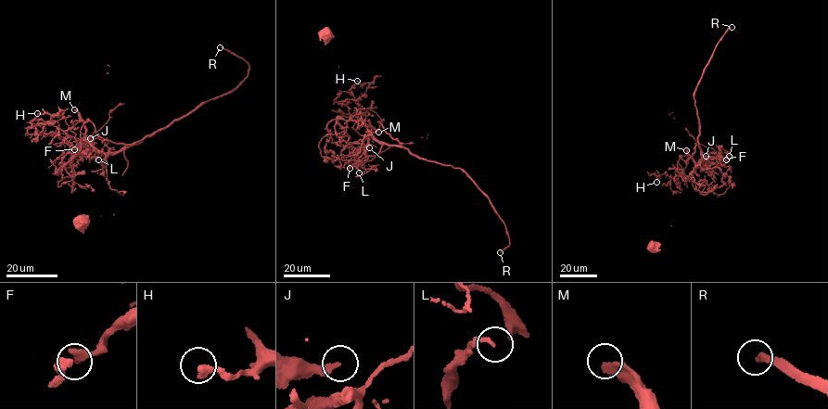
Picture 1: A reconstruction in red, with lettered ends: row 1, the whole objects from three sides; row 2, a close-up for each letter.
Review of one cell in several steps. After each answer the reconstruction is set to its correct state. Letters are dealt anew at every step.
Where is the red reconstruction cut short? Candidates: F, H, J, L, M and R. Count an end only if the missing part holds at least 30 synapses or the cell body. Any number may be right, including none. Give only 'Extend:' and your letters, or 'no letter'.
Extend: M, R

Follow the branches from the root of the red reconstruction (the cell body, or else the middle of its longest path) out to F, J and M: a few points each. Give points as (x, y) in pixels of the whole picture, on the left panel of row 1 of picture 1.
F: (82, 222), (124, 193), (95, 149), (72, 158), (74, 177), (57, 185), (87, 147), (74, 149)
J: (82, 222), (85, 223), (124, 193), (110, 187), (105, 154), (91, 143), (72, 149), (80, 142), (90, 138)
M: (82, 222), (85, 223), (124, 193), (110, 187), (106, 177), (106, 155), (86, 140), (83, 124), (74, 109)

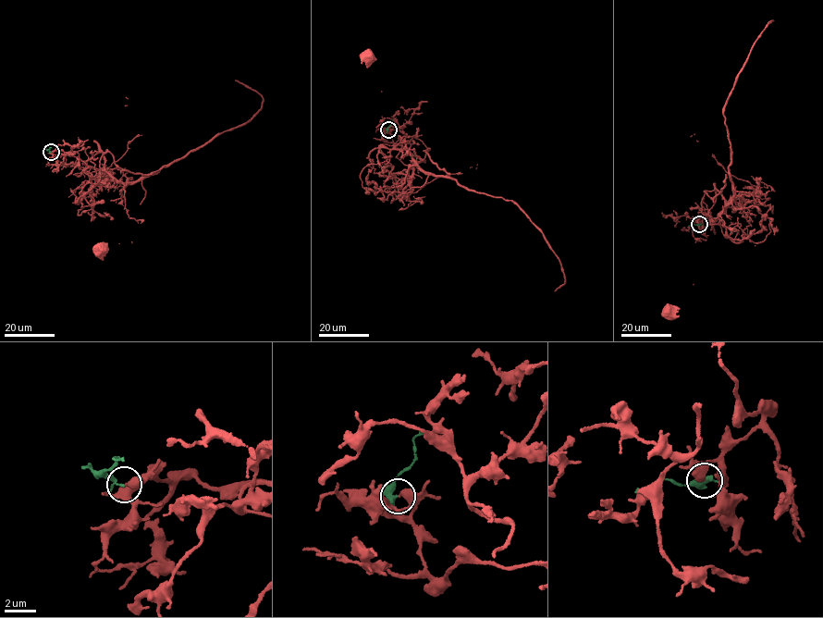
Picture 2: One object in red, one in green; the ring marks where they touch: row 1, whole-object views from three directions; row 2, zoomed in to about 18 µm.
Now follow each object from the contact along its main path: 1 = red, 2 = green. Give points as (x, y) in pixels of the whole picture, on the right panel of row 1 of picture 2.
1: (699, 224), (708, 214), (704, 203), (711, 222), (717, 190), (729, 204), (724, 225), (735, 230), (668, 311)
2: (699, 224), (688, 226)

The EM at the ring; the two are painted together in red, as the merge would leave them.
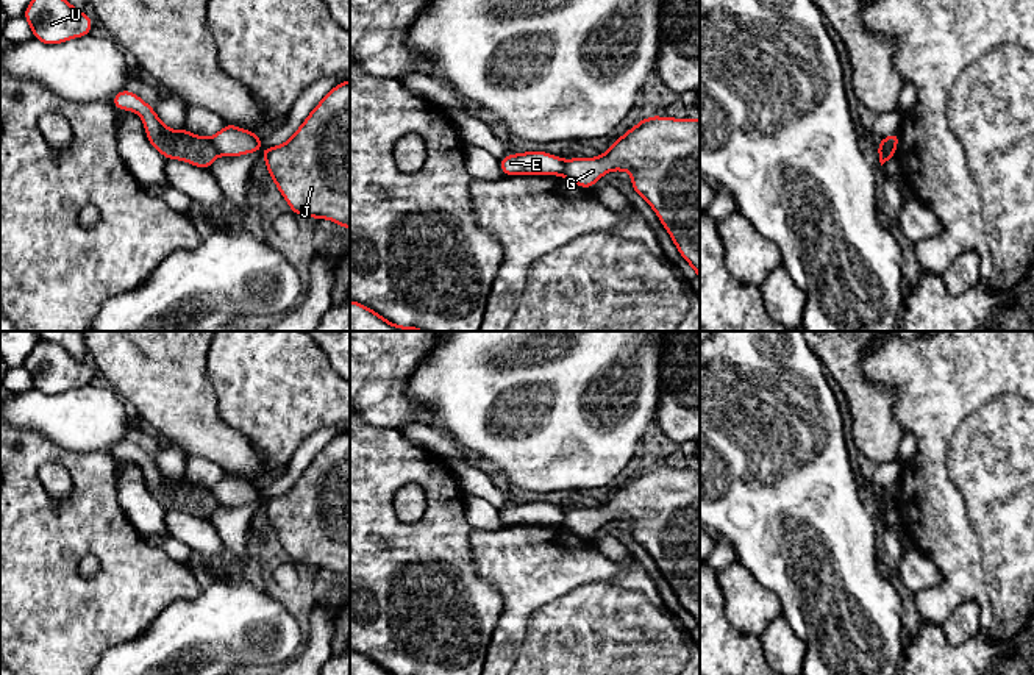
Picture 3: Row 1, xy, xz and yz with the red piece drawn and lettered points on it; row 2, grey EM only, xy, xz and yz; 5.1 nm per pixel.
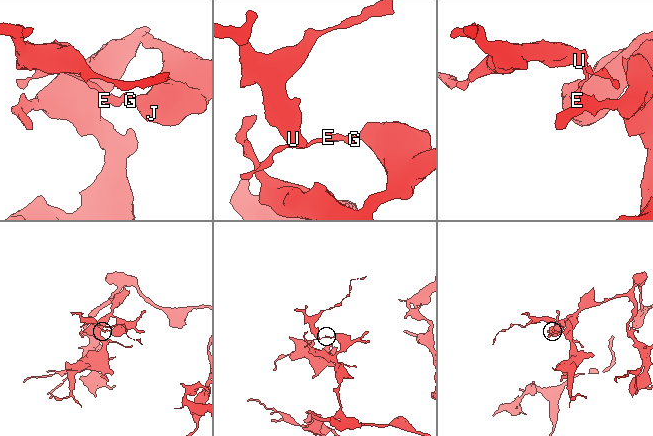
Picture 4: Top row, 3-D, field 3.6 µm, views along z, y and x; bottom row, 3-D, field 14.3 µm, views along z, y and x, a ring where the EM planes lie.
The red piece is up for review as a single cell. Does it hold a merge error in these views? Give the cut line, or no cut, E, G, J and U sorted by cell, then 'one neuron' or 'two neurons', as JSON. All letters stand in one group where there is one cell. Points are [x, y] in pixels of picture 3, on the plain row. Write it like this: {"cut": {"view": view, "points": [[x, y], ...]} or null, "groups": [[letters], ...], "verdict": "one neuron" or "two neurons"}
{"cut": {"view": "xy", "points": [[210, 489], [219, 503]]}, "groups": [["E", "U"], ["G", "J"]], "verdict": "two neurons"}

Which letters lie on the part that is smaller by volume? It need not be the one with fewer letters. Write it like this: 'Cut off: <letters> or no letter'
Cut off: E, U

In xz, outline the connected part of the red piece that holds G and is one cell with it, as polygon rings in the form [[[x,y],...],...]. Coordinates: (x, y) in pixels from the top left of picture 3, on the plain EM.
[[[659,466],[642,469],[614,491],[604,505],[569,509],[562,527],[589,539],[611,520],[633,523],[633,539],[654,559],[678,602],[700,628],[700,469]]]

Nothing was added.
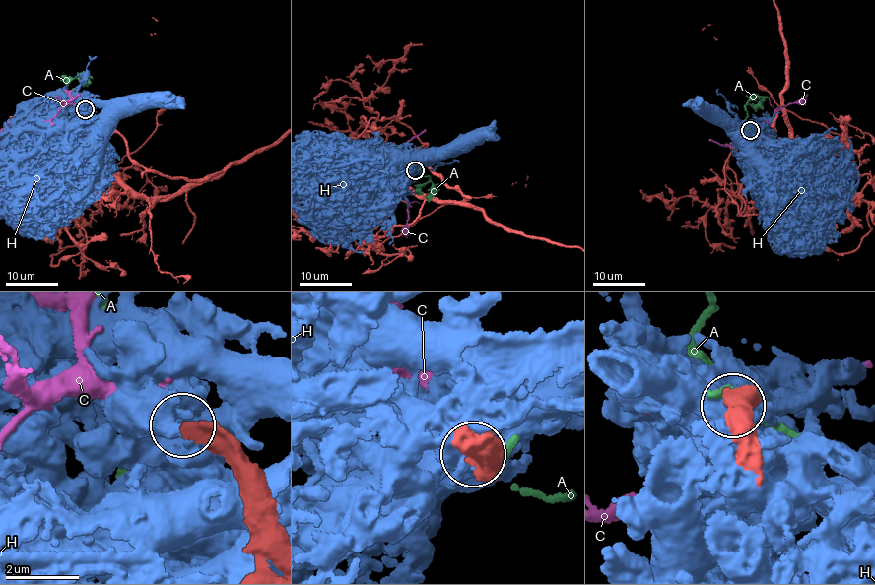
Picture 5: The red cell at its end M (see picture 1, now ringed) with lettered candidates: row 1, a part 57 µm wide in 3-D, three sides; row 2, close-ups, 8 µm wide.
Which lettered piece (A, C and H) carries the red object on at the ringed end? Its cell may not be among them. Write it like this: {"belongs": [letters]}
{"belongs": ["C"]}

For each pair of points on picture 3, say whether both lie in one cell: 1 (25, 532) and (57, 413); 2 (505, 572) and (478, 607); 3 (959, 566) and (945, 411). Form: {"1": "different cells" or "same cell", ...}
{"1": "different cells", "2": "different cells", "3": "same cell"}

